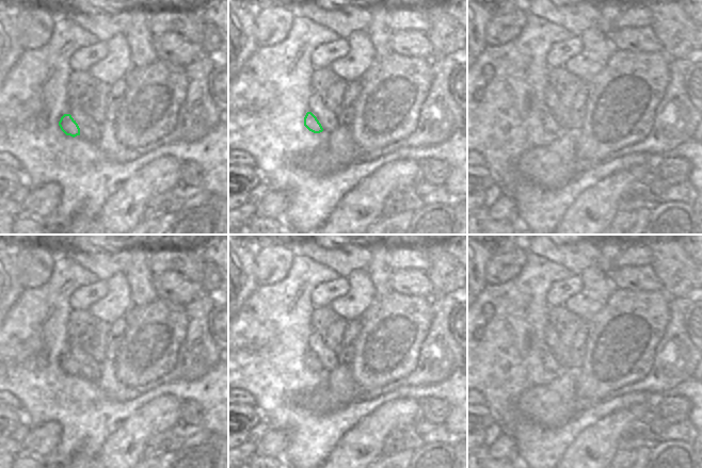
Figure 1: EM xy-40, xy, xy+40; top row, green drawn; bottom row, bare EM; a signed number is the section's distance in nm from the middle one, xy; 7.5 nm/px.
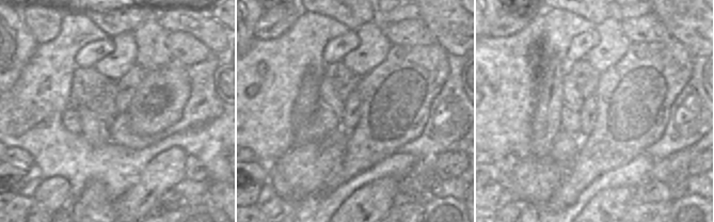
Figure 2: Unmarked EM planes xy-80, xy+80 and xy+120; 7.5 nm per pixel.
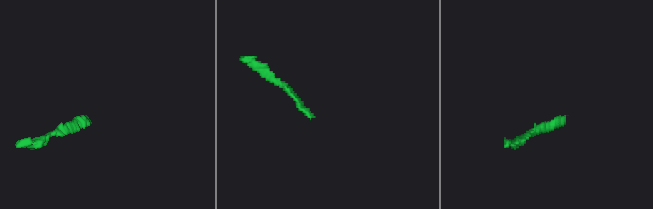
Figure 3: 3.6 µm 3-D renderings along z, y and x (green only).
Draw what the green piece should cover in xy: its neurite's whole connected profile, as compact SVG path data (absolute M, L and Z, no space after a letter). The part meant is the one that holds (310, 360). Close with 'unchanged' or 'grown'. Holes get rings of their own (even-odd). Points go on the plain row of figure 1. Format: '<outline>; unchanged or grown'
M312 351L306 352L304 356L304 365L314 372L320 372L323 370L321 362Z; unchanged

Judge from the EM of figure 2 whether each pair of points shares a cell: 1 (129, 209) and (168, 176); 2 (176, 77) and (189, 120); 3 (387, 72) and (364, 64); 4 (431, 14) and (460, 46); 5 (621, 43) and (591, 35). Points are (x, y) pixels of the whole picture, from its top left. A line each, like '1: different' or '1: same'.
1: same
2: different
3: different
4: same
5: different

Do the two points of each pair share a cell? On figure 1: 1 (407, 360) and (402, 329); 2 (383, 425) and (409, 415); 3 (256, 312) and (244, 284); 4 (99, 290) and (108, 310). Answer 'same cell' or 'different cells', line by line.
1: same cell
2: same cell
3: different cells
4: different cells

